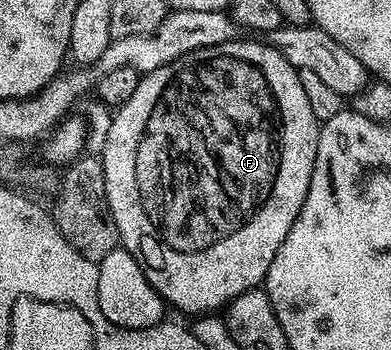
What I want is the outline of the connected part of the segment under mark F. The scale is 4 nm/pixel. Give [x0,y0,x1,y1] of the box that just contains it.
[99,39,321,315]

